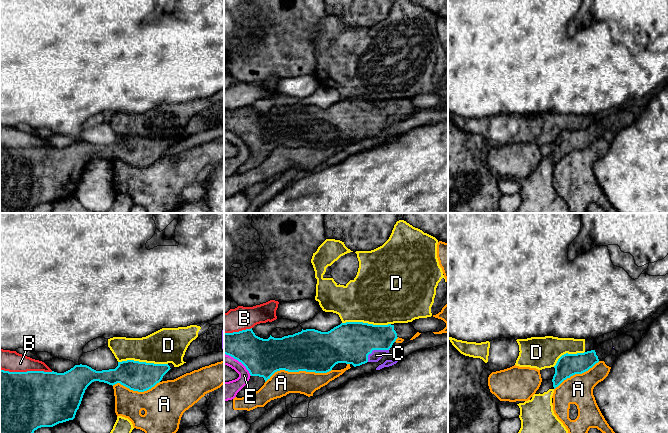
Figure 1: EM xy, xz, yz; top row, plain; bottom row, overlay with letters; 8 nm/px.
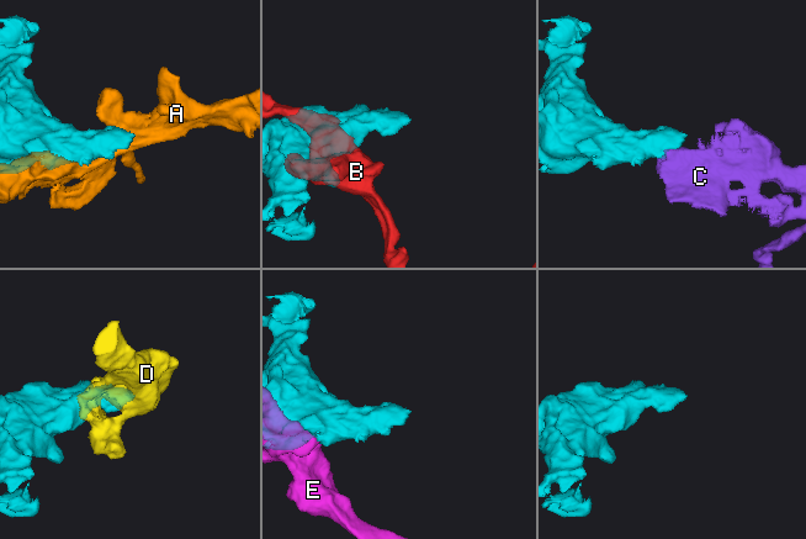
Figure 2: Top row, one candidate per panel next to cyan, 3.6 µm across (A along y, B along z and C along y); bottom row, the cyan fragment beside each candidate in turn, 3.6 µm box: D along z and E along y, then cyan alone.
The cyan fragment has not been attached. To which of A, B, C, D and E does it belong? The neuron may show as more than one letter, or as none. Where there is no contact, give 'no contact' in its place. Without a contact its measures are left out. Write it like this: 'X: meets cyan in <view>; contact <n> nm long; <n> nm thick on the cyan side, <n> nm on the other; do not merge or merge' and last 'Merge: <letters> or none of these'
A: meets cyan in xz; contact 550 nm long; 340 nm thick on the cyan side, 200 nm on the other; do not merge
B: meets cyan in xy; contact 420 nm long; 480 nm thick on the cyan side, 170 nm on the other; do not merge
C: meets cyan in xz; contact 220 nm long; 340 nm thick on the cyan side, 90 nm on the other; merge
D: meets cyan in xy; contact 400 nm long; 240 nm thick on the cyan side, 280 nm on the other; do not merge
E: meets cyan in xz; contact 280 nm long; 300 nm thick on the cyan side, 140 nm on the other; do not merge
Merge: C

